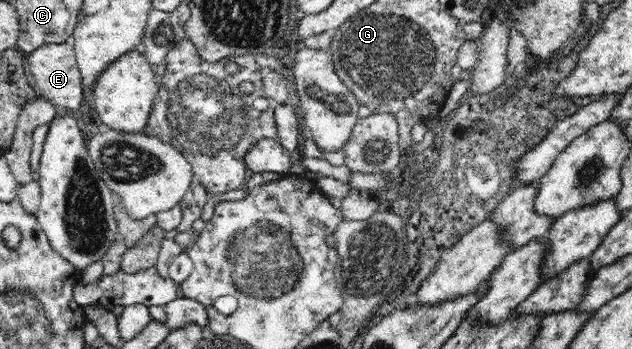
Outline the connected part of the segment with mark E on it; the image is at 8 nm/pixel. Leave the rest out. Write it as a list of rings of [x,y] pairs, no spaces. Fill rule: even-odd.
[[[67,43],[47,44],[29,53],[25,63],[36,82],[36,92],[45,96],[54,106],[78,110],[82,102],[82,75],[76,62],[74,47]]]

